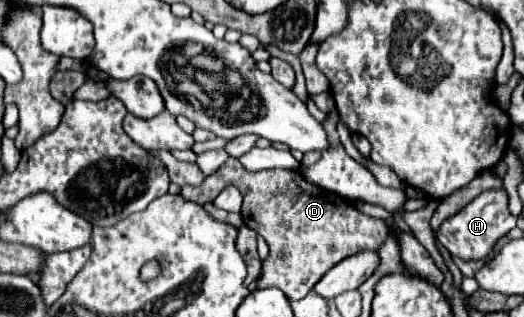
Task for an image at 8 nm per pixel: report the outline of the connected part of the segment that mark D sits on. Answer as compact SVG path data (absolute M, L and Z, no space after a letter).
M228 159L214 175L208 175L200 187L186 185L182 195L194 203L208 203L228 185L238 187L244 195L244 223L262 235L270 247L268 259L262 261L256 287L278 287L290 301L306 297L312 285L342 259L360 251L378 251L388 237L382 219L368 217L340 195L314 187L298 169L248 171L238 159Z

